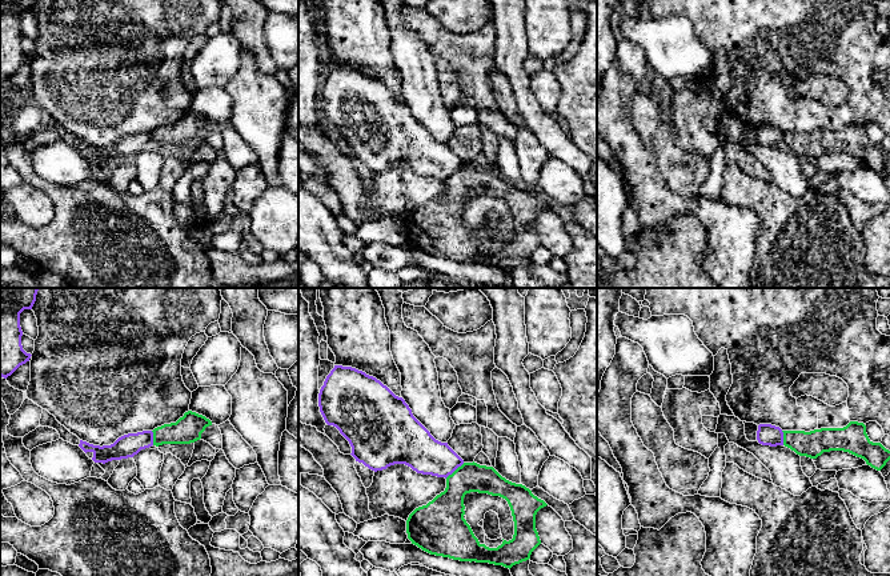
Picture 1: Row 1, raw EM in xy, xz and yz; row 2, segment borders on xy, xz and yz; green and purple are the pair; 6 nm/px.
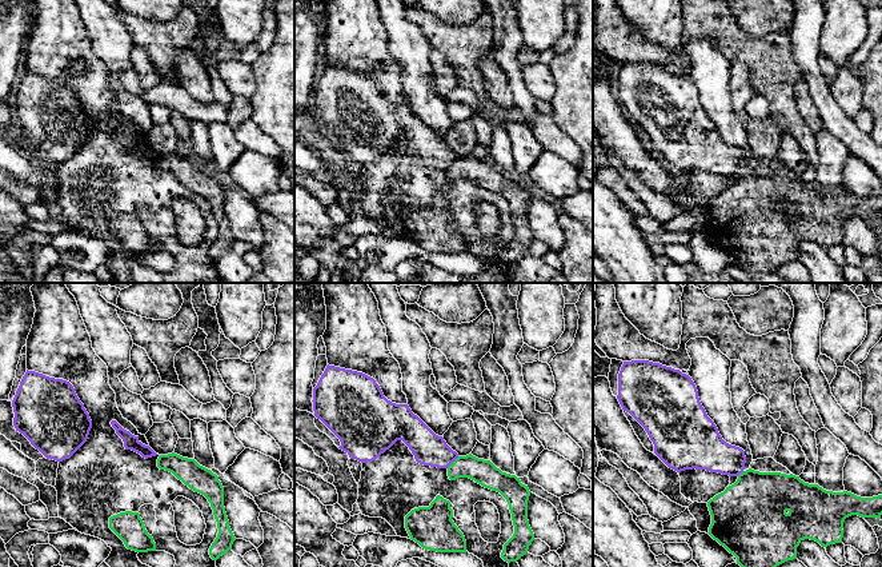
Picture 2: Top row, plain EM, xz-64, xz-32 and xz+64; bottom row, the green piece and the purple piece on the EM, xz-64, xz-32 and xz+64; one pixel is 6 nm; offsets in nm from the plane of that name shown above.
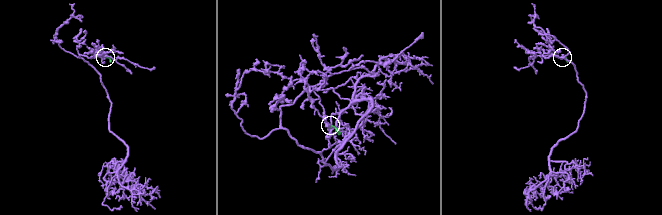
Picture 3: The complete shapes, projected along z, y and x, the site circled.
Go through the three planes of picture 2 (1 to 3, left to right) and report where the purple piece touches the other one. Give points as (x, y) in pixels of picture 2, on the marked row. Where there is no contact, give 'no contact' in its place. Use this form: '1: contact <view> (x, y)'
1: no contact
2: contact xz-32 (453, 462)
3: contact xz+64 (740, 474)

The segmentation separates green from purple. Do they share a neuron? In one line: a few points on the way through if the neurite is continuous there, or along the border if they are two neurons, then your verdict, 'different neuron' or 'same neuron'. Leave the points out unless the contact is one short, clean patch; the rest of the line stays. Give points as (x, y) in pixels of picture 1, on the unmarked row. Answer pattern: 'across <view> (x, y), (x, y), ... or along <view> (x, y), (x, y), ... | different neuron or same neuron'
along xz (464, 164), (445, 179) | different neuron

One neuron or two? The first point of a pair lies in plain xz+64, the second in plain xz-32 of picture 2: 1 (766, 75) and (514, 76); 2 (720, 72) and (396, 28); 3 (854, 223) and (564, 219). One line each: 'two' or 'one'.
1: two
2: one
3: two

